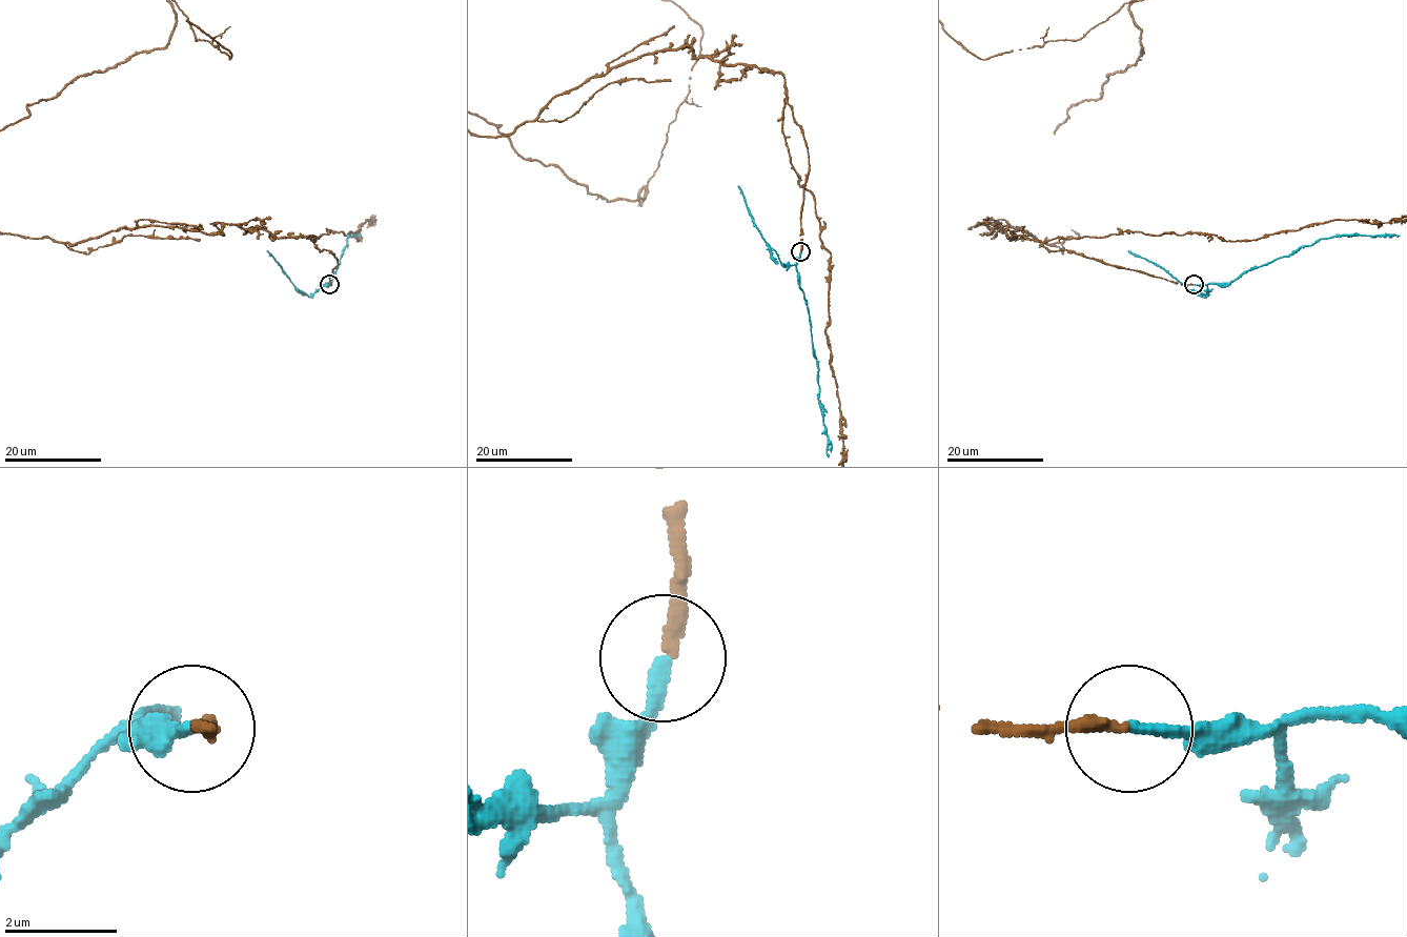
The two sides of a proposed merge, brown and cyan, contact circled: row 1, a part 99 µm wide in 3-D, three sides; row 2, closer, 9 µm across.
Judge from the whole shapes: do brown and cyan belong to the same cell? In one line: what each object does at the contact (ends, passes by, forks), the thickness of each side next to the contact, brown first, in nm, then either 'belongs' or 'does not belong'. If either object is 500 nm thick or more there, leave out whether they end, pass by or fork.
brown ends; cyan ends; calibres 240 and 220 nm; belongs

